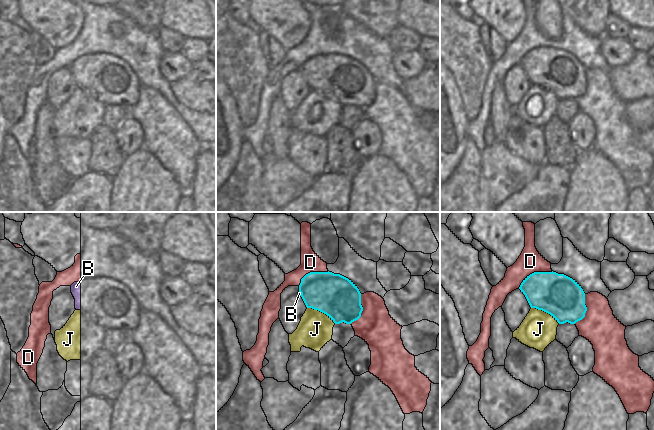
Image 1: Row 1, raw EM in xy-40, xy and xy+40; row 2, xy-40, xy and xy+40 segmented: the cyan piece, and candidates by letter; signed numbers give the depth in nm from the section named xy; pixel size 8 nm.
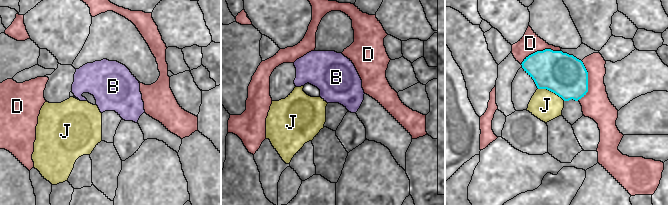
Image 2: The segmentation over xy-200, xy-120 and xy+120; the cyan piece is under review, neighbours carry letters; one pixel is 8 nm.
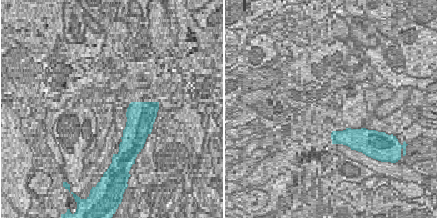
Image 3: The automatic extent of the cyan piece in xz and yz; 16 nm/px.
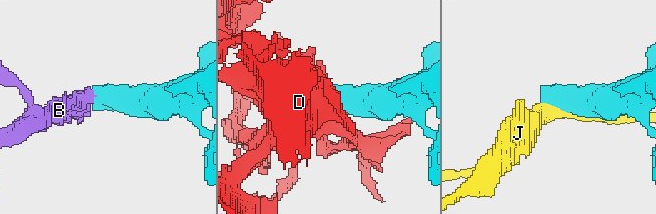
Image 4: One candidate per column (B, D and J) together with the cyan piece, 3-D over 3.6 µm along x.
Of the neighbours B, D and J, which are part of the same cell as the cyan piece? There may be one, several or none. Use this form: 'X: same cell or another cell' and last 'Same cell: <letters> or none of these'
B: same cell
D: another cell
J: another cell
Same cell: B

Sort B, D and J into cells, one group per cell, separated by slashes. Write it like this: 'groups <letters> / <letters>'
groups B / D / J

